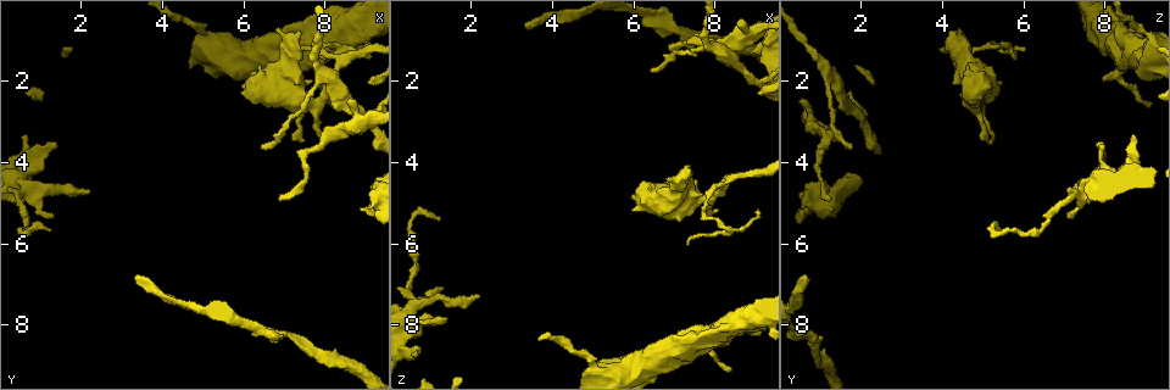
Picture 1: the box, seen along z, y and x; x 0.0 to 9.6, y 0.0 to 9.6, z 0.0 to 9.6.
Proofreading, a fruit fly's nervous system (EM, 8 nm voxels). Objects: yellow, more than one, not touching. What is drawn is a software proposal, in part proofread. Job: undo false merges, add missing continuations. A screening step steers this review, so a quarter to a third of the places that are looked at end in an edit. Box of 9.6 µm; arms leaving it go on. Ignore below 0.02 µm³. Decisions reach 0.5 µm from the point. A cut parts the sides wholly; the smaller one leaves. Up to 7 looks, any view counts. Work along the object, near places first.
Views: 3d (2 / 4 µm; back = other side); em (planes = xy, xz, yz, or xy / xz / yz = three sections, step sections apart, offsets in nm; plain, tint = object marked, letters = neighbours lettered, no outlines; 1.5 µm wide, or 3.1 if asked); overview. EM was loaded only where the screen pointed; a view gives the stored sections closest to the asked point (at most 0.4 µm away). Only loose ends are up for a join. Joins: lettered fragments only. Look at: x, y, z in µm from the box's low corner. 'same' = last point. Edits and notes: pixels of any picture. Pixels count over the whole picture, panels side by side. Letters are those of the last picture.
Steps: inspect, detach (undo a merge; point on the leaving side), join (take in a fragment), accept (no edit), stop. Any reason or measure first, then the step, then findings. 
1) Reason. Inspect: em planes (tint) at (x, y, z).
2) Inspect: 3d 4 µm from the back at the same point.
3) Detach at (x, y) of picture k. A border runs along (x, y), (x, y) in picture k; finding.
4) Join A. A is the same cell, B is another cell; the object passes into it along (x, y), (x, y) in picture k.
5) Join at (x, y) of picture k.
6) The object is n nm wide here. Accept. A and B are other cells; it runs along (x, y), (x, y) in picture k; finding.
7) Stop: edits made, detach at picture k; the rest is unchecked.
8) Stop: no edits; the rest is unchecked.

An open end. Inspect: 3d 4 µm at (3.30, 6.75, 0.70).

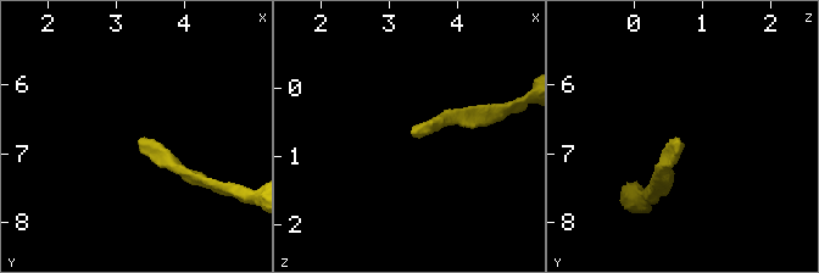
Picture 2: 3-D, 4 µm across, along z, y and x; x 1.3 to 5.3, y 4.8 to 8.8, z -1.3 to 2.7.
Inspect: em planes (letters) at (3.35, 6.80, 0.60).

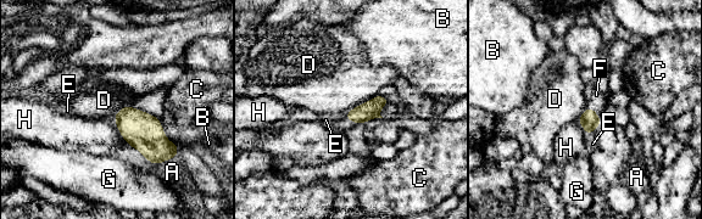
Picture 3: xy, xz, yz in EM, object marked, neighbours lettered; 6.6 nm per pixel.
The object is 120 nm wide here; the longest contact is with D, 240 nm. Join F. F is the same cell, A, B, C, D, E, G and H are other cells; the neuron continues.

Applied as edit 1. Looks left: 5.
Inspect: 3d 2 µm from the back at (8.40, 1.60, 4.40).

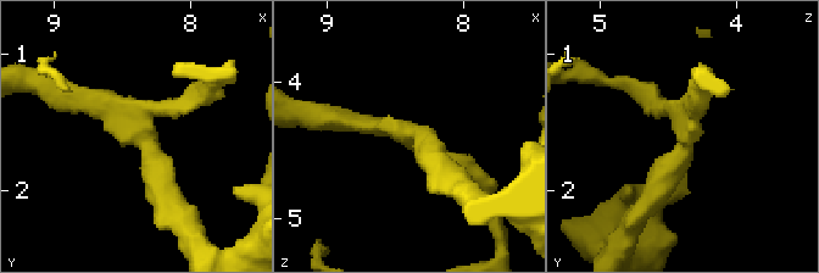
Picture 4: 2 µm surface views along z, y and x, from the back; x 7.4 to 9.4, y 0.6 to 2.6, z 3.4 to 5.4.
3 arms meet here. Inspect: em planes (letters) at (8.32, 1.62, 4.38).

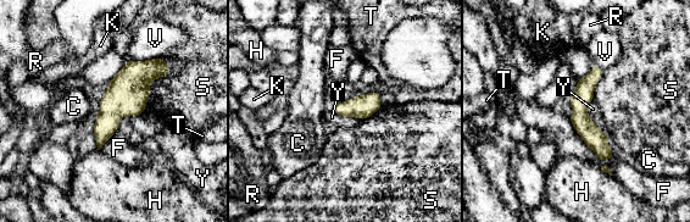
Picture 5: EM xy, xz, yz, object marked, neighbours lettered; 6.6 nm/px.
Accept. C, F, H, K, R, S, T, V and Y are other cells; it runs along (595, 68), (580, 120), (608, 155) in picture 5; one neuron here.

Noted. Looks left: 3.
Inspect: em yz step 8 (letters) at (7.30, 1.20, 6.00).

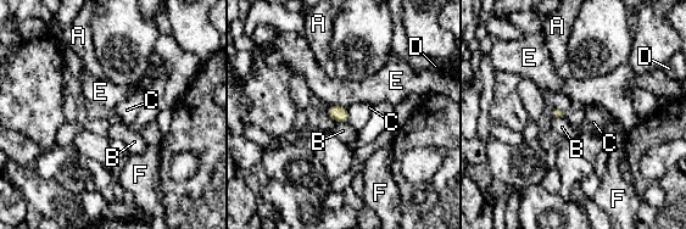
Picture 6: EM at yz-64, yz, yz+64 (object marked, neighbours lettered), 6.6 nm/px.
Another direction. Inspect: em planes (letters) at the same point.

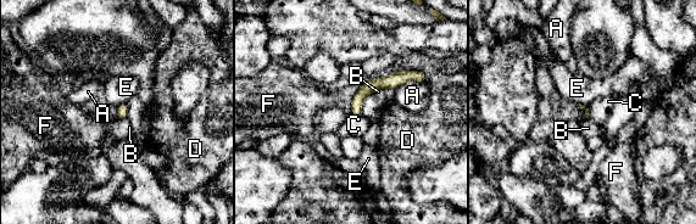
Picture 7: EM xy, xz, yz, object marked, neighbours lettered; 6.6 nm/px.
Accept. A, B, C, D, E and F are other cells; a border runs along (350, 112), (361, 115) in picture 7; no lettered fragment goes on from it.

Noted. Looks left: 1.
Stop: edits made, join at picture 3; the rest is unchecked.

